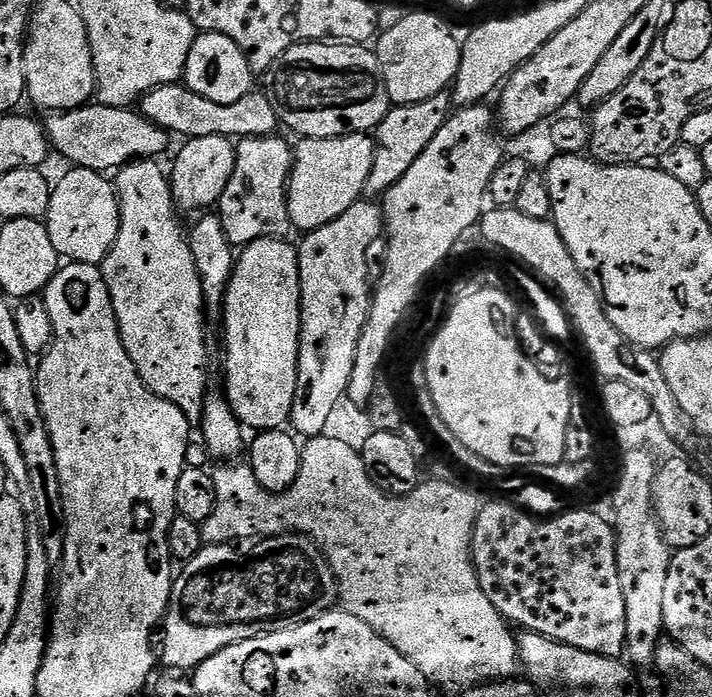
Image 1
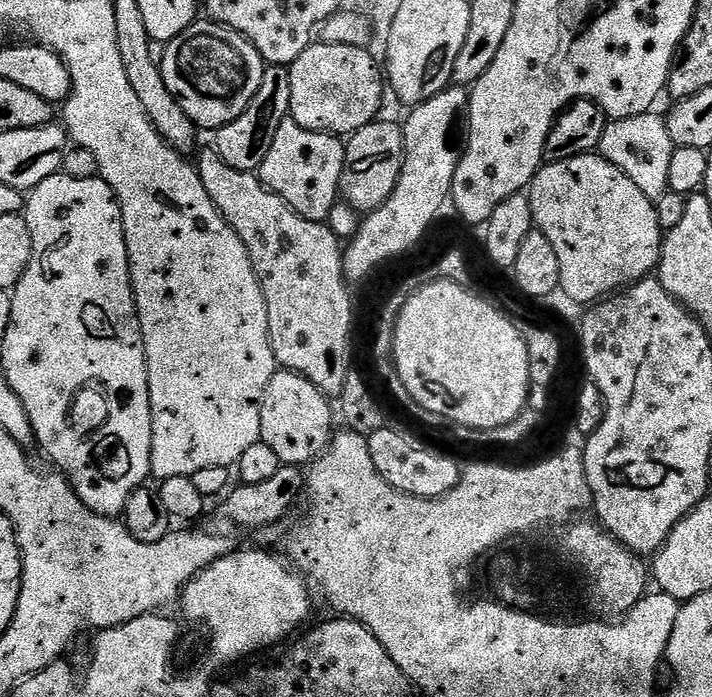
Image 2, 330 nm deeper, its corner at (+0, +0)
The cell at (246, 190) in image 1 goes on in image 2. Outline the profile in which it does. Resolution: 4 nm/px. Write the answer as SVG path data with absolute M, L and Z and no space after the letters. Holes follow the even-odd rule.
M289 116L278 128L258 175L268 190L283 198L300 217L325 223L340 196L345 147L345 143L332 133L306 130Z

